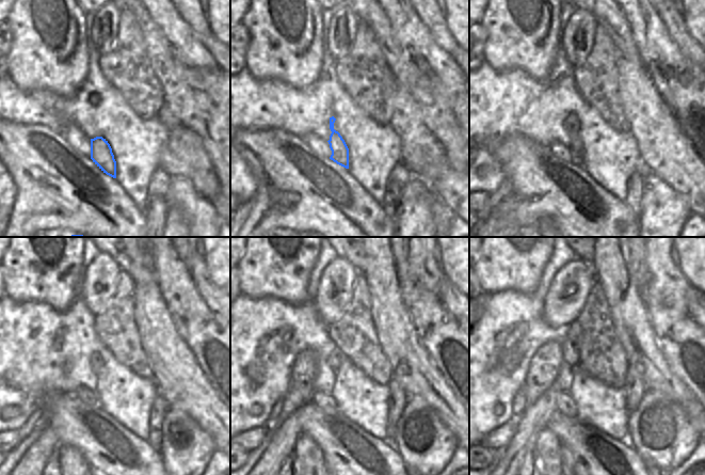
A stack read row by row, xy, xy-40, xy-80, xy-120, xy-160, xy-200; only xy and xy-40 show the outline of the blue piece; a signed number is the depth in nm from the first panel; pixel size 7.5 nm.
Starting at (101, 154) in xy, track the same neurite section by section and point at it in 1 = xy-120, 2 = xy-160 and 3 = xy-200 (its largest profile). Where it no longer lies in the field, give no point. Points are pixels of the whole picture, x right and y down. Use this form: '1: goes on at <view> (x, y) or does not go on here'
1: goes on at xy-120 (95, 360)
2: goes on at xy-160 (333, 360)
3: goes on at xy-200 (570, 350)

